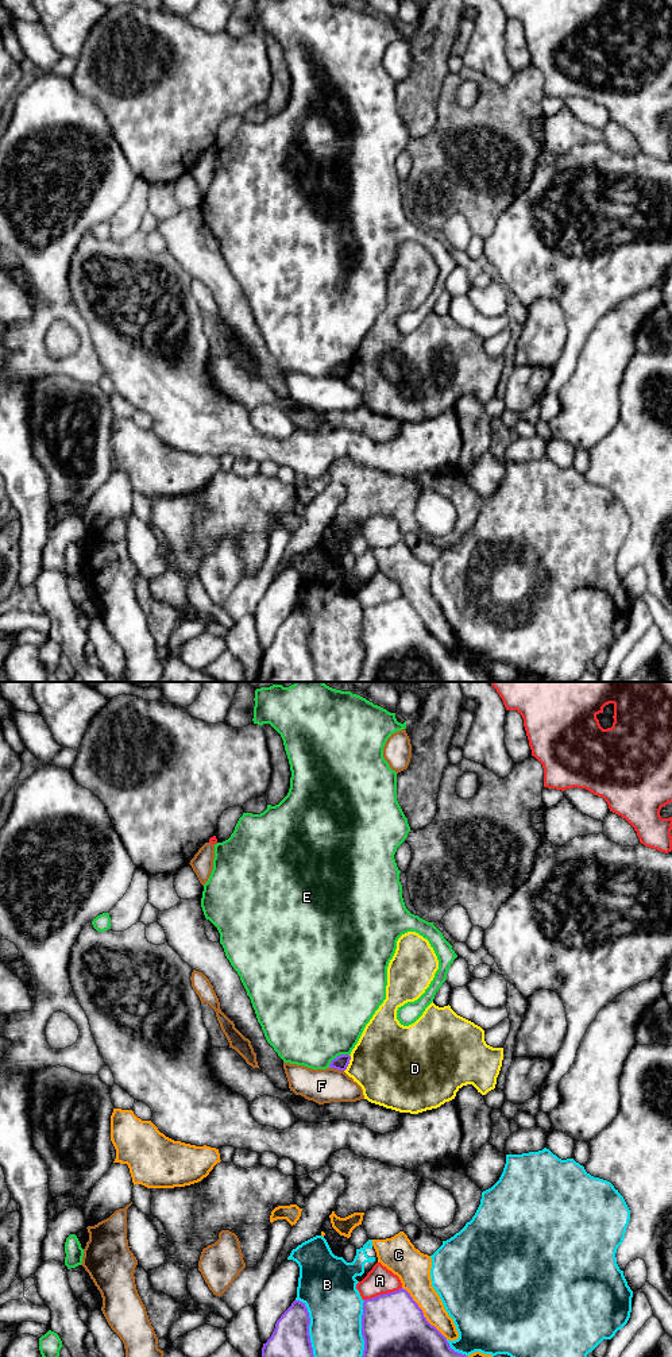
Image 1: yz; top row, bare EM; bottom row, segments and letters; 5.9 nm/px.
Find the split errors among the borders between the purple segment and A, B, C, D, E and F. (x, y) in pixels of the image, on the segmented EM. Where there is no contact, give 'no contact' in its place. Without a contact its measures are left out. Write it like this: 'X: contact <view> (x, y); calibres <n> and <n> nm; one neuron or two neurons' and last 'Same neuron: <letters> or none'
A: contact yz (383, 1294); calibres 380 and 170 nm; two neurons
B: contact yz (308, 1326); calibres 220 and 320 nm; two neurons
C: contact yz (423, 1314); calibres 380 and 190 nm; two neurons
D: contact yz (348, 1063); calibres 90 and 460 nm; two neurons
E: contact yz (338, 1056); calibres 90 and 500 nm; two neurons
F: contact yz (336, 1068); calibres 90 and 200 nm; two neurons
Same neuron: none

